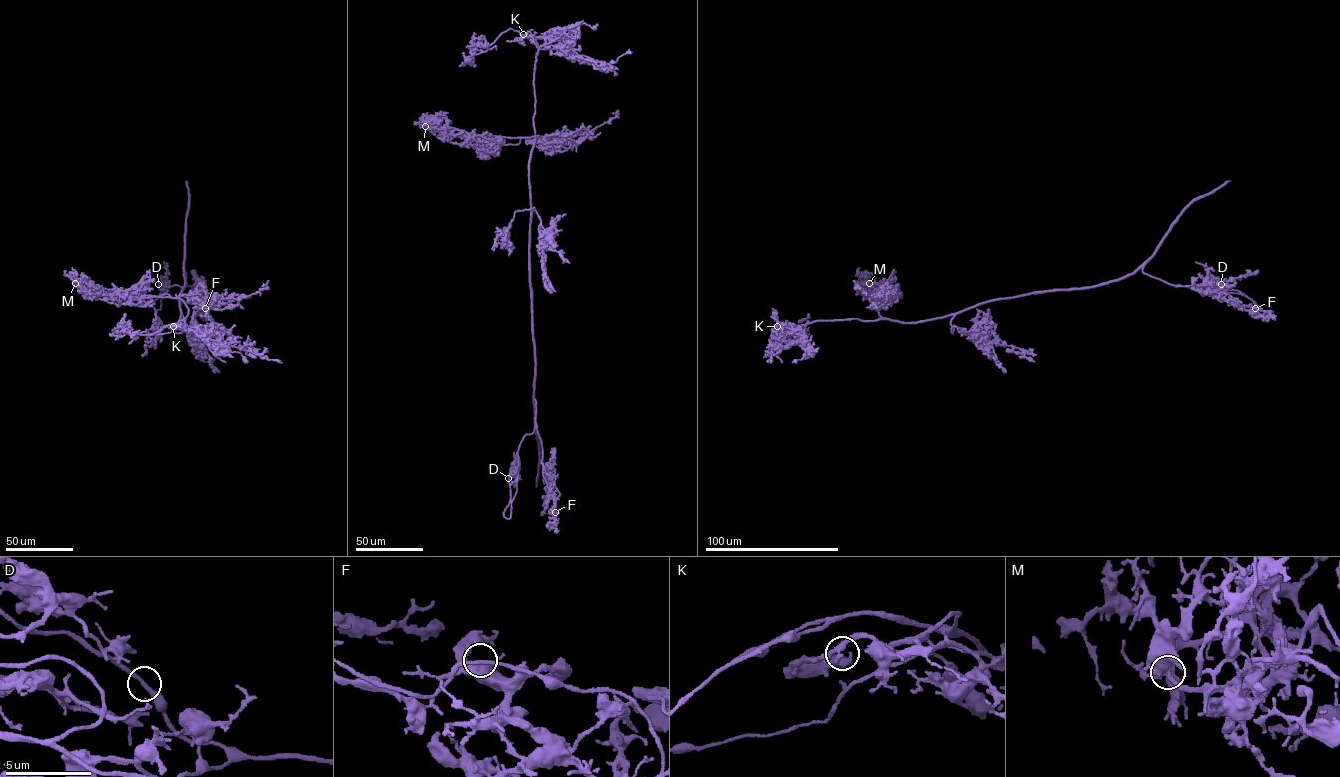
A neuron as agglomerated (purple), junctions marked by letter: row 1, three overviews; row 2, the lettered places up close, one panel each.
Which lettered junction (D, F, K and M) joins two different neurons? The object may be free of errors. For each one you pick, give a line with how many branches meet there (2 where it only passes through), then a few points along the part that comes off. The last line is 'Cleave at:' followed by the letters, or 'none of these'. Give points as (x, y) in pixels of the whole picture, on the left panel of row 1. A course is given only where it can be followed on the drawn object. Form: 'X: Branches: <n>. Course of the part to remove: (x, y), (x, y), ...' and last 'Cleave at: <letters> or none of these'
Cleave at: none of these

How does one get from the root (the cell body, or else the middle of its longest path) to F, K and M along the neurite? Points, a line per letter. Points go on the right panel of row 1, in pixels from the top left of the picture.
F: (994, 299), (1094, 287), (1143, 265), (1143, 272), (1171, 284), (1195, 286), (1247, 310), (1255, 308)
K: (994, 299), (955, 313), (916, 322), (847, 319), (816, 320), (794, 328), (780, 323), (777, 326)
M: (994, 299), (942, 317), (902, 322), (880, 316), (878, 302), (882, 297), (868, 291), (869, 283)

